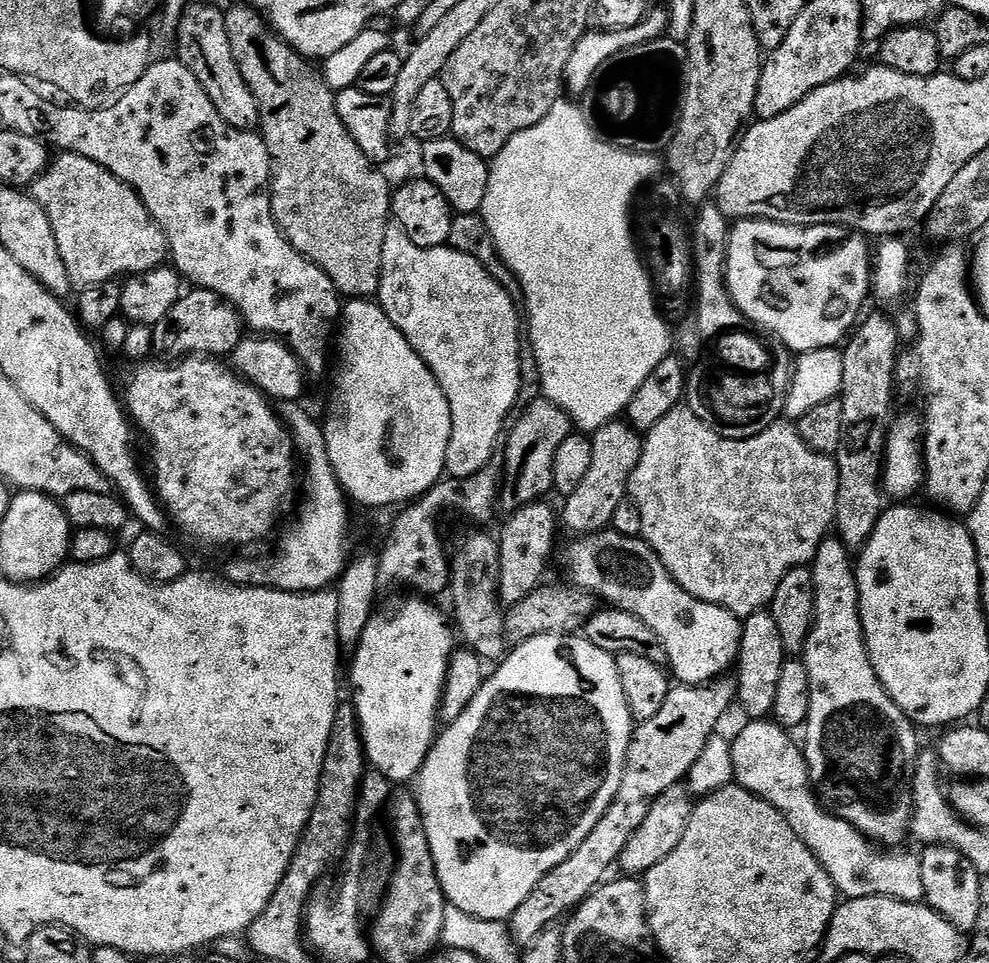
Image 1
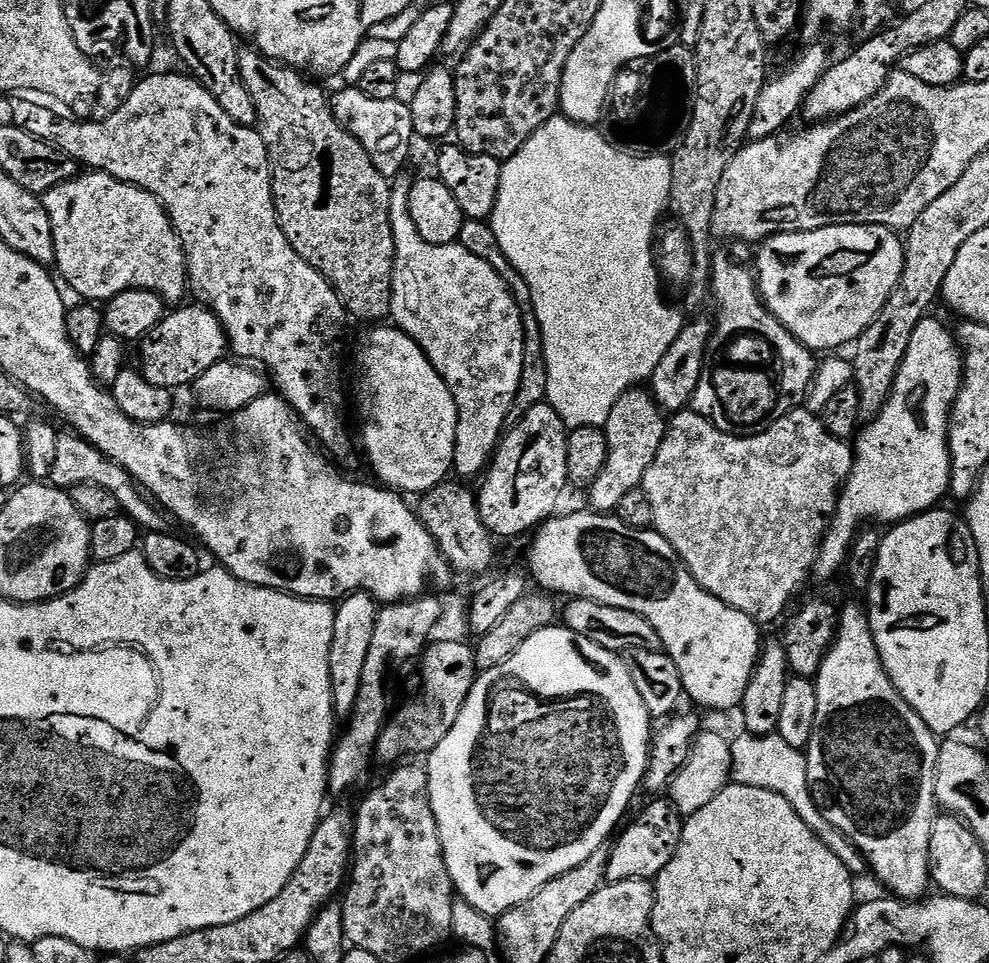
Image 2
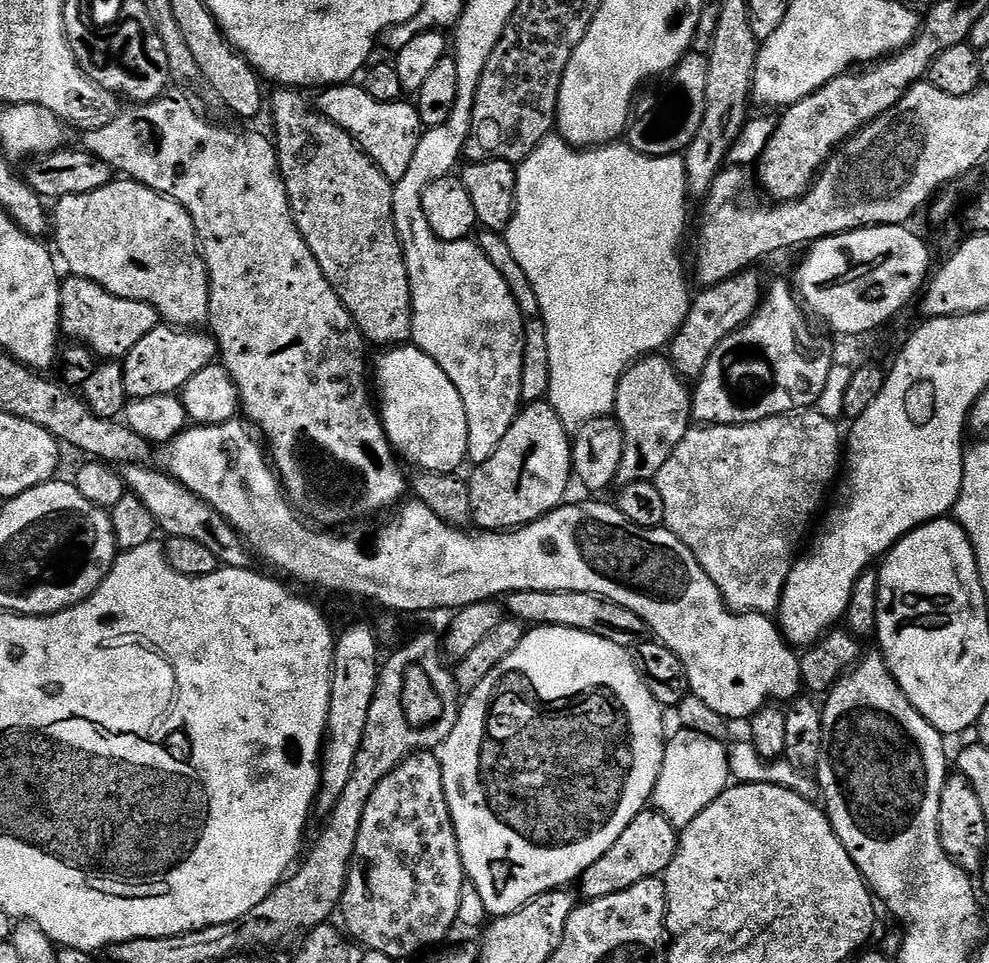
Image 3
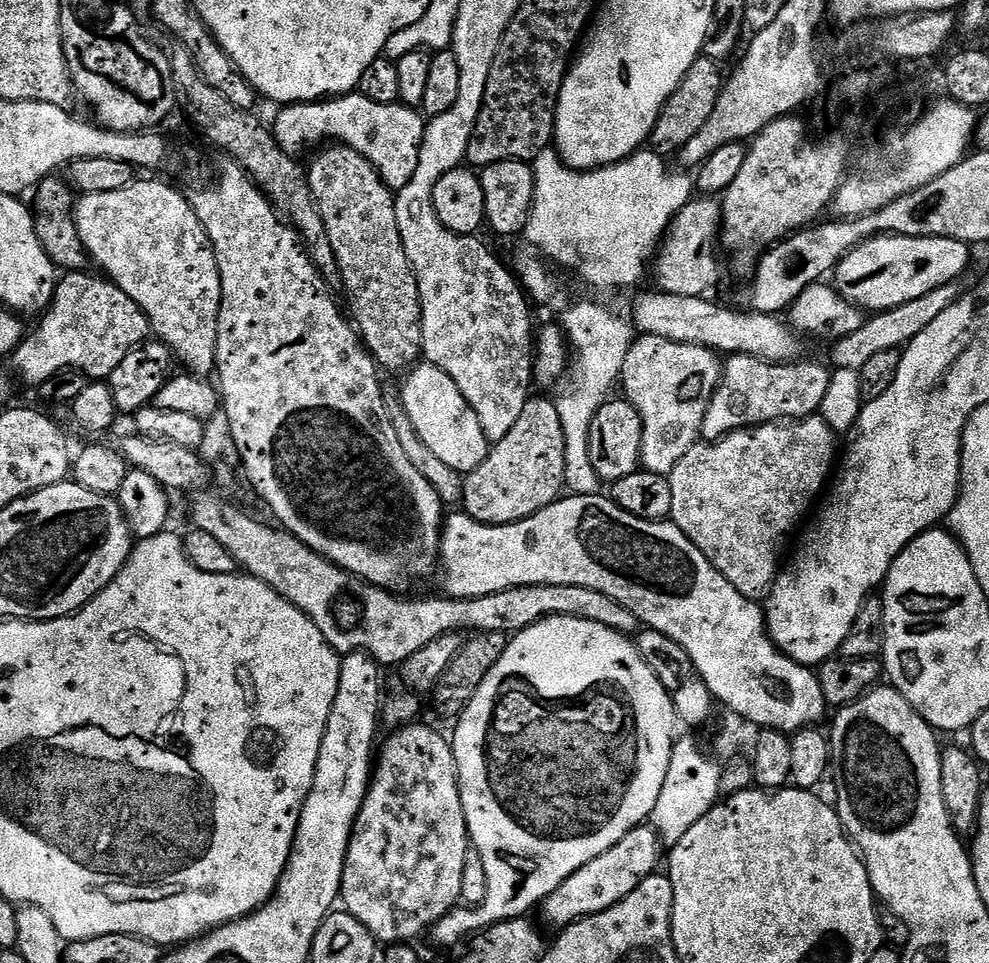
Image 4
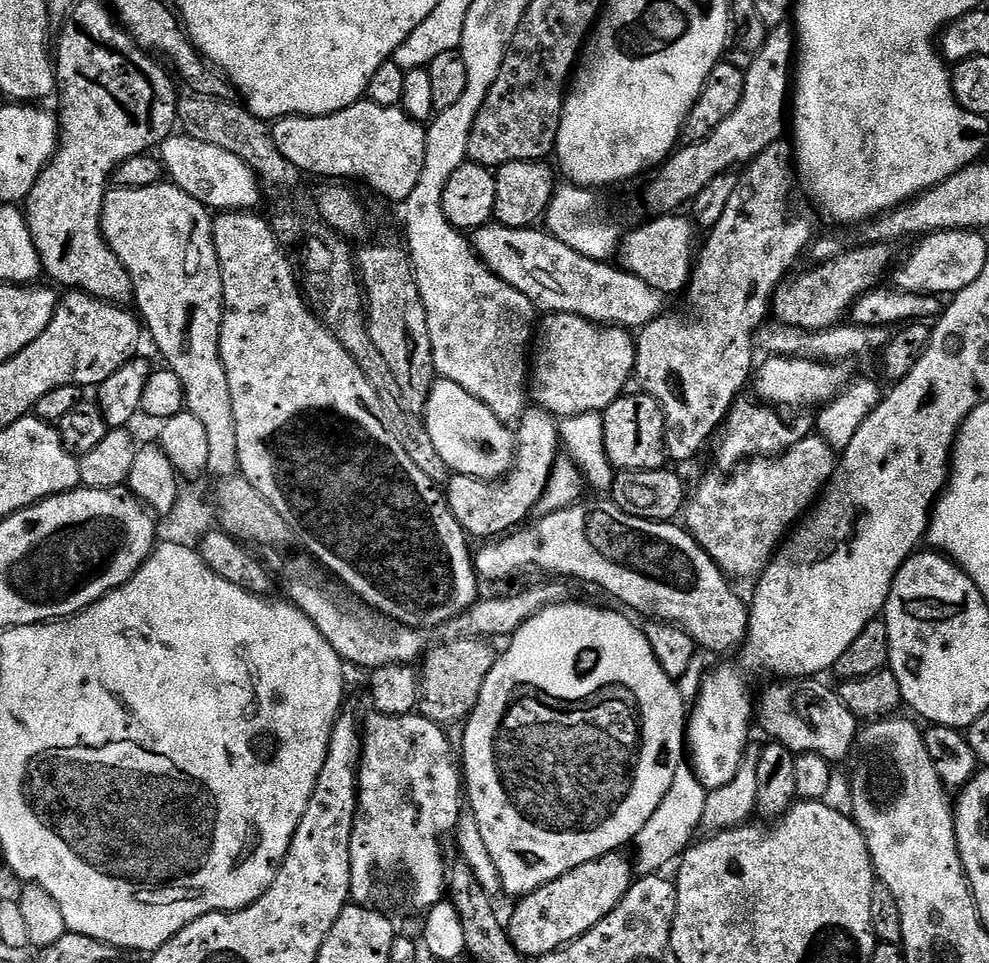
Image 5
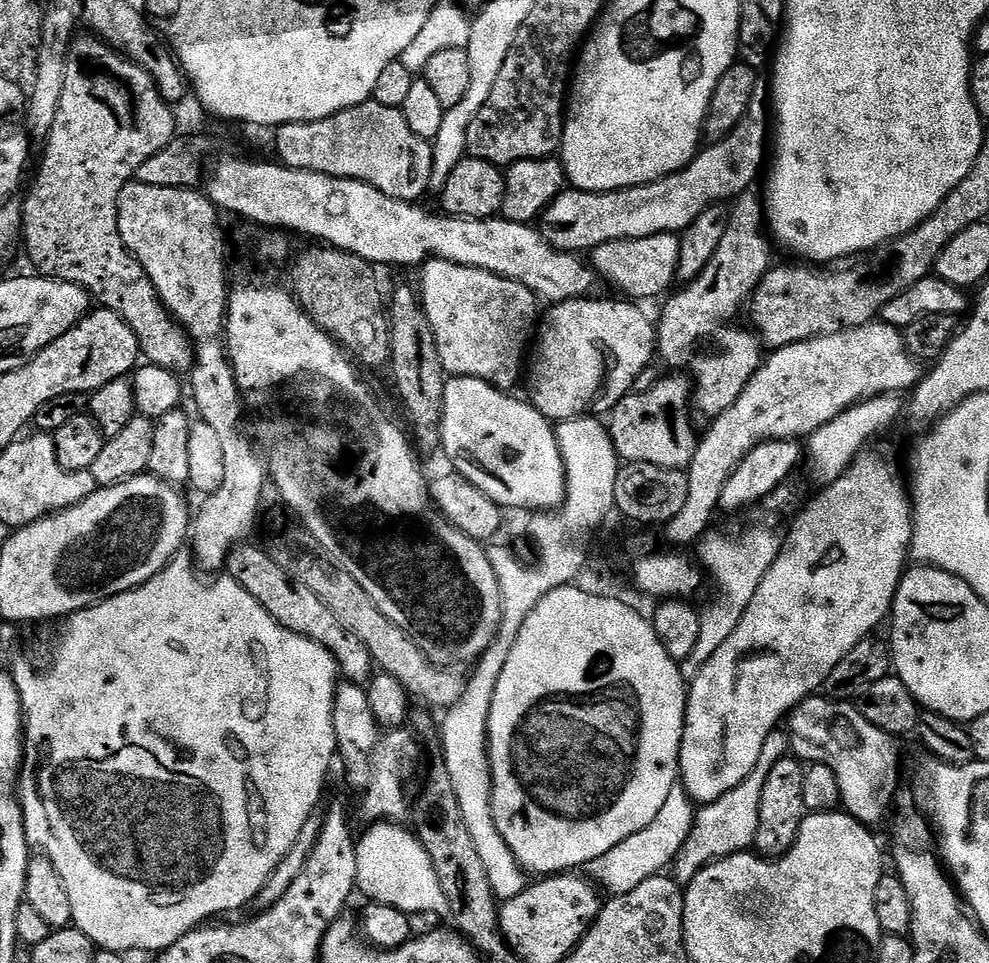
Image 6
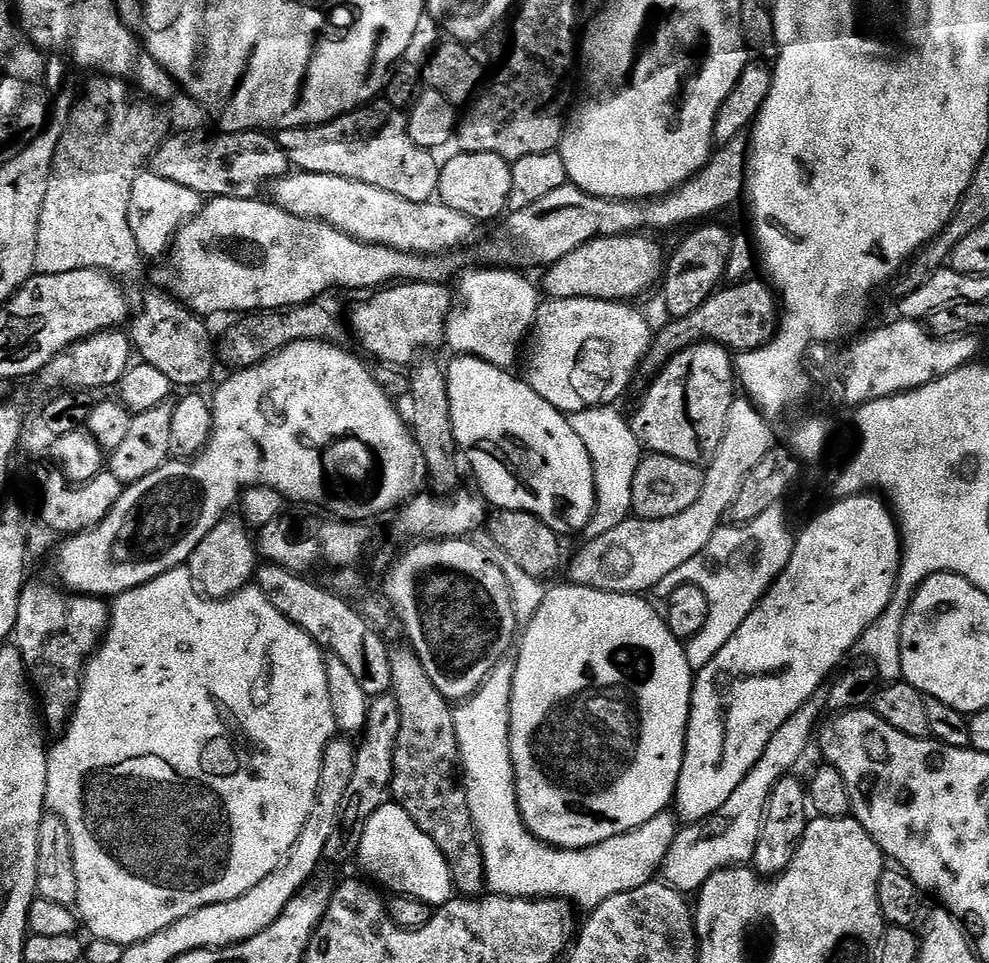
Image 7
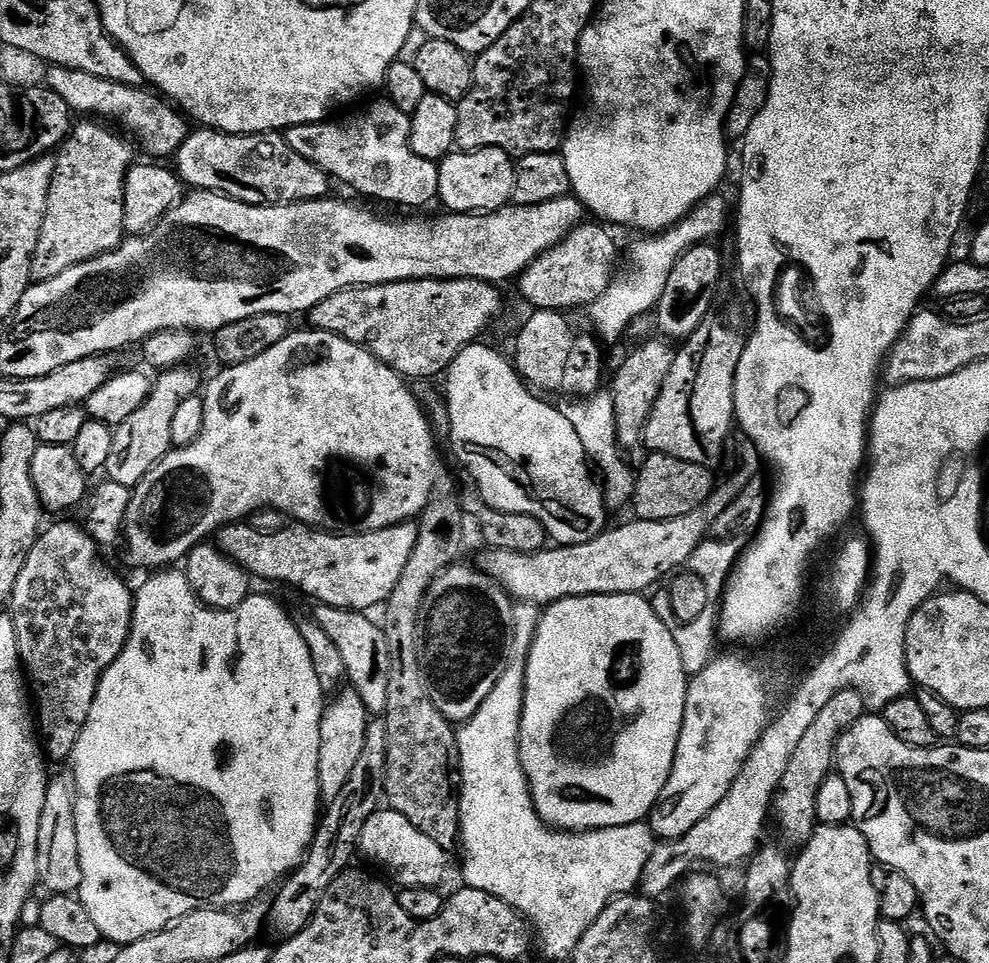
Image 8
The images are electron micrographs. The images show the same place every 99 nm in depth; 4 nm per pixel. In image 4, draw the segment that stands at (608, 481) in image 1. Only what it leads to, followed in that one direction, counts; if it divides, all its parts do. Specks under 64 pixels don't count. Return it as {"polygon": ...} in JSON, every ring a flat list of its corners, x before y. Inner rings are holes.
{"polygon":[[637,335,626,354,626,362,622,362,619,387,624,387,623,399,634,406,642,422,642,450,640,462,643,471,653,472,659,476,668,476,686,458,686,450,690,450,701,439,703,419,706,418,707,407,712,395,720,384,722,366,721,357,710,348,701,344,679,344,657,336]]}

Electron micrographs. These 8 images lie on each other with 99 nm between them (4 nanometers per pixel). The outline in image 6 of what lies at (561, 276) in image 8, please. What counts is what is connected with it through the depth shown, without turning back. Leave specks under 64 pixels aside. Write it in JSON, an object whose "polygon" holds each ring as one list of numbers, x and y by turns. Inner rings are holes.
{"polygon":[[677,233,654,234,650,238,630,238,618,242,606,242,593,248,590,263,593,272,601,281,613,284,625,297,636,302,652,300,655,296,663,297,671,284,677,283,678,254,680,253,680,237]]}

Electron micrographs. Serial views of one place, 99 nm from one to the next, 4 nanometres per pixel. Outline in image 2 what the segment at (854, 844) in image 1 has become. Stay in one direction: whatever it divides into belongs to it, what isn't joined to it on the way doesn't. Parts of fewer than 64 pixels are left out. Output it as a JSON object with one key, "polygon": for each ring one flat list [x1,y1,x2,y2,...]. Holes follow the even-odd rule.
{"polygon":[[740,734,737,740,731,741,732,775,731,779,742,786,758,786,762,790,770,790,774,794,782,794,786,802,794,806,795,812,816,834,834,850,845,866,853,874,865,871,866,861,861,853,832,823,822,815,820,808,813,800,808,782,808,761,801,749,790,746,779,734,770,736,753,736]]}

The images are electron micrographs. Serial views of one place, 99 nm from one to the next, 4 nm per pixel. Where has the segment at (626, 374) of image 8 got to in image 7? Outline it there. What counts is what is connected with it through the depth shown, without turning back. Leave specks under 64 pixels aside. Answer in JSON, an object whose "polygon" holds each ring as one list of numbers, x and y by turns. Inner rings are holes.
{"polygon":[[745,278,733,283,732,288,721,287,712,293,694,314,669,319,668,325,652,337,648,355,644,357,642,368,645,372,655,373,682,350,693,344,711,342,721,344,733,353,753,352,772,341,778,327,778,297,763,279]]}

